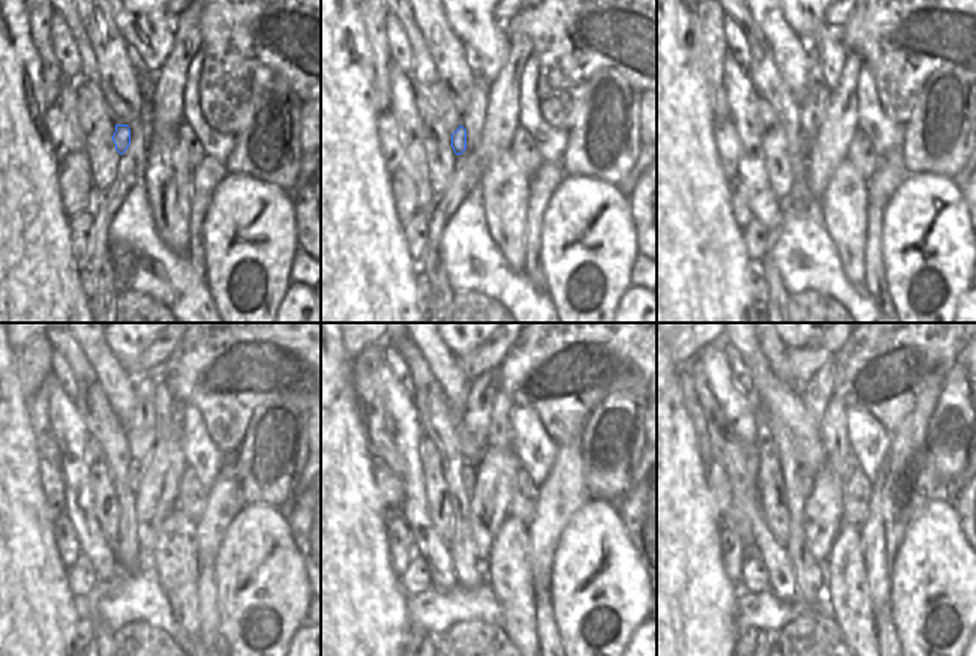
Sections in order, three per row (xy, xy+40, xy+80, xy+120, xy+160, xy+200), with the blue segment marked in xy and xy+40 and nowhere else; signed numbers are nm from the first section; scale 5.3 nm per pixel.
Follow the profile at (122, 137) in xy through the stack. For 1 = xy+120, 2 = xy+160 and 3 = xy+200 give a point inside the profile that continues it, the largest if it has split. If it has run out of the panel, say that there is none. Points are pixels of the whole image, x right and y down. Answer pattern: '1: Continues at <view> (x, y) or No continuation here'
1: Continues at xy+120 (135, 469)
2: Continues at xy+160 (468, 472)
3: Continues at xy+200 (804, 478)

